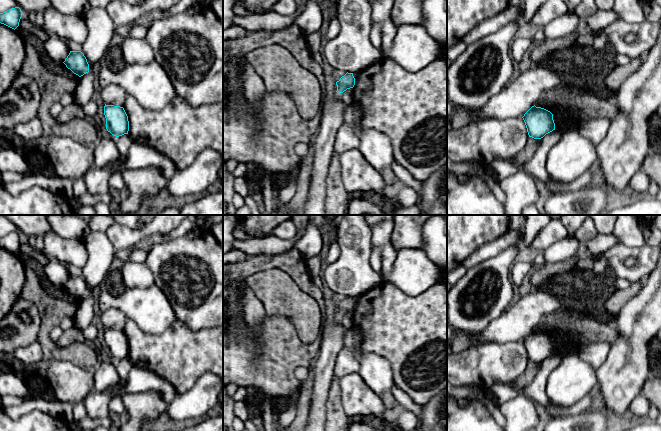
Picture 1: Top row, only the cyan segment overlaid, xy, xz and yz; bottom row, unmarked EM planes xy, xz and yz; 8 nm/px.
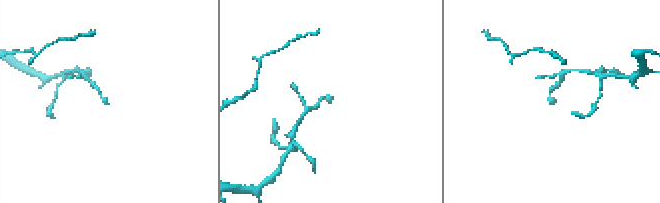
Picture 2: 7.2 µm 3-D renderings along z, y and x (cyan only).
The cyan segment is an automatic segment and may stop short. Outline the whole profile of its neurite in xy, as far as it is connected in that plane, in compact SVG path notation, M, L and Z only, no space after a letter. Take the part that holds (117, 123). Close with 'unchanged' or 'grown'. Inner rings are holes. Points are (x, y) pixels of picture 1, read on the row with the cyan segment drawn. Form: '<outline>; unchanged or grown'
M105 104L104 115L106 118L106 129L113 136L119 137L128 134L129 121L123 107Z; unchanged

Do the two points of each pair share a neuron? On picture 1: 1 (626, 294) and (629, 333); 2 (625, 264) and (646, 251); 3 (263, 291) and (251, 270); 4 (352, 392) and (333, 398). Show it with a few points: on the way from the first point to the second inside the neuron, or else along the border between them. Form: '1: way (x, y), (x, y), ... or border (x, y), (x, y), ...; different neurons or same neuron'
1: border (643, 283), (640, 290), (624, 304), (616, 317); different neurons
2: way (630, 263), (634, 263), (641, 256); same neuron
3: border (262, 275), (249, 275), (242, 280); different neurons
4: border (339, 378), (340, 402), (343, 410), (349, 416); different neurons

